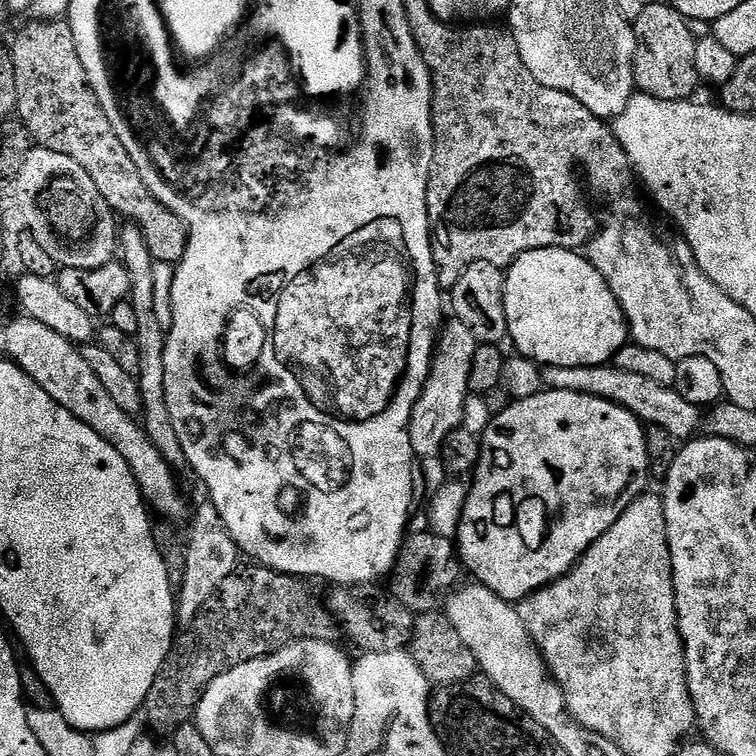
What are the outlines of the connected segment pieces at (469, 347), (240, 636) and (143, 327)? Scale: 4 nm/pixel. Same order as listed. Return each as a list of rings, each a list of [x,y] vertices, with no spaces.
[[[452,318],[445,323],[438,333],[436,350],[432,353],[432,369],[426,386],[410,414],[408,433],[413,457],[439,456],[446,438],[454,429],[461,427],[463,410],[470,395],[470,362],[474,362],[474,350],[477,340],[470,334],[470,326]]]
[[[263,566],[241,567],[230,574],[222,586],[205,602],[202,610],[187,625],[188,628],[175,637],[172,649],[164,660],[164,665],[154,678],[154,686],[144,700],[143,711],[148,712],[148,724],[156,732],[171,734],[183,724],[189,723],[196,715],[200,697],[207,690],[208,684],[214,682],[219,675],[252,659],[262,659],[280,652],[288,644],[297,640],[335,641],[338,636],[336,617],[327,607],[324,608],[308,593],[307,583],[297,577],[285,576],[272,568]]]
[[[125,223],[118,232],[118,256],[124,268],[130,274],[130,305],[132,304],[132,316],[136,319],[136,332],[134,339],[138,358],[140,359],[140,397],[142,398],[142,427],[145,434],[150,438],[166,458],[168,465],[174,470],[188,468],[186,454],[182,454],[182,442],[178,442],[178,434],[174,434],[174,422],[170,422],[170,410],[166,407],[166,386],[164,385],[164,337],[165,332],[158,324],[154,306],[154,266],[156,261],[152,259],[150,250],[146,247],[146,238],[142,238],[142,230],[138,226]]]

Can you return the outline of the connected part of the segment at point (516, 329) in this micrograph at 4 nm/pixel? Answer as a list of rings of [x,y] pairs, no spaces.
[[[543,248],[524,252],[508,265],[504,278],[508,340],[527,360],[553,368],[593,368],[615,361],[618,350],[629,343],[628,320],[618,298],[587,255],[571,248]]]

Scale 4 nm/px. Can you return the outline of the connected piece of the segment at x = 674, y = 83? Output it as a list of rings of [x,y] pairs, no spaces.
[[[650,2],[642,14],[634,21],[636,30],[636,57],[634,58],[634,78],[637,89],[645,96],[659,100],[692,100],[696,87],[702,84],[698,66],[694,66],[694,50],[697,33],[692,33],[693,25],[684,15],[672,7],[671,3]]]

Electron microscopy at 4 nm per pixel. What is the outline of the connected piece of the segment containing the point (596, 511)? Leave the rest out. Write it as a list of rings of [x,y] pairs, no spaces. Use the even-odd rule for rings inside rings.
[[[545,390],[534,394],[534,398],[525,400],[512,400],[508,409],[502,414],[491,417],[489,425],[480,439],[481,454],[478,458],[476,471],[470,477],[470,487],[468,497],[462,510],[460,519],[460,531],[458,533],[458,555],[462,561],[463,567],[473,572],[475,583],[483,584],[485,588],[498,594],[503,600],[509,602],[519,602],[532,596],[540,588],[547,584],[553,584],[555,580],[560,580],[565,574],[575,568],[578,561],[584,556],[584,552],[618,518],[631,506],[639,496],[645,495],[644,488],[650,481],[650,469],[648,467],[648,455],[646,454],[646,438],[644,437],[645,425],[640,423],[639,418],[630,414],[622,406],[618,406],[609,400],[603,400],[597,396],[587,396],[578,394],[570,390]]]

